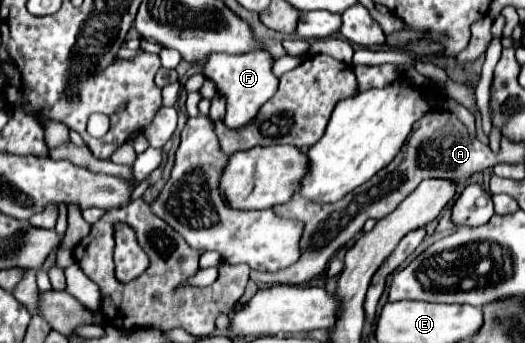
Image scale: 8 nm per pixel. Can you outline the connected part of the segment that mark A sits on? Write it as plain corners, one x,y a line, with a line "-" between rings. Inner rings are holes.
431,111
427,115
433,115
433,125
415,125
415,133
407,137
403,149
399,151
399,157
387,165
387,169
381,169
367,181
367,185
359,185
359,189
353,189
343,199
335,203
315,203
311,199
295,197
289,203
277,205
275,213
283,217
299,217
299,221
305,223
305,233
301,241
303,257
291,265
291,269
283,269
279,273
251,273
253,281
261,281
267,285
301,285
315,275
325,271
327,261
335,255
339,247
343,247
349,239
353,239
365,225
367,219
383,219
387,217
407,195
411,195
417,185
423,179
449,179
455,183
465,183
471,175
483,173
485,169
493,167
495,155
491,149
479,141
475,133
469,133
469,129
451,113
443,111

